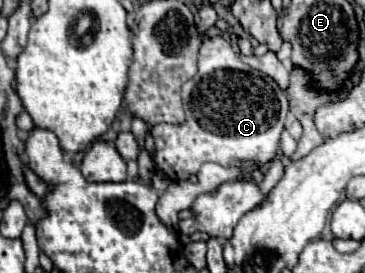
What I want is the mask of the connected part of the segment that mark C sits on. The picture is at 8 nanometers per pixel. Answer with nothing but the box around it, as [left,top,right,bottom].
[152,36,288,180]

